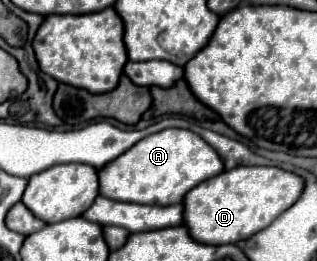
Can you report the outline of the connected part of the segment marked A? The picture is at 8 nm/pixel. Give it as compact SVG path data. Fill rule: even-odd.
M164 129L144 137L124 155L110 161L106 169L98 171L98 181L102 197L114 197L118 201L130 203L174 205L182 203L184 195L192 187L222 171L224 165L218 153L214 153L214 149L210 149L202 137L188 129Z

